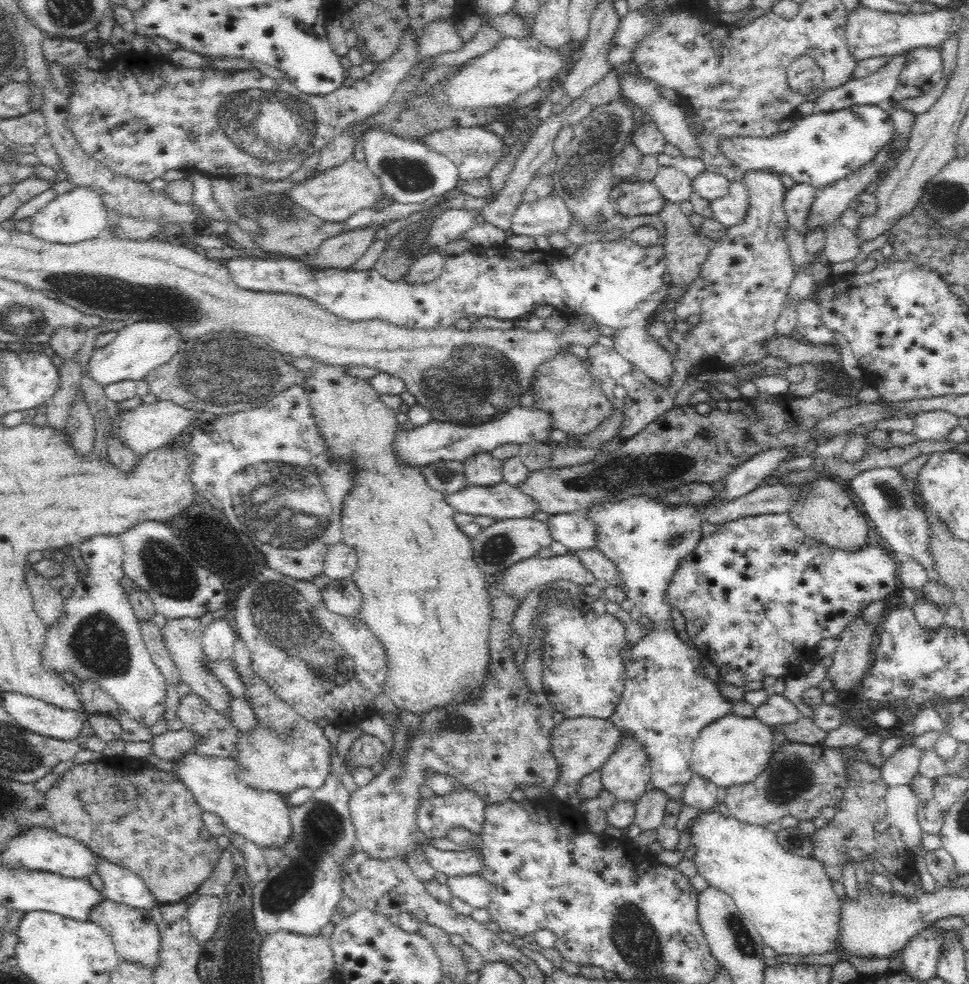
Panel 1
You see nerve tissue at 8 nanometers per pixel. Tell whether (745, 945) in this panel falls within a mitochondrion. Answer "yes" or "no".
yes

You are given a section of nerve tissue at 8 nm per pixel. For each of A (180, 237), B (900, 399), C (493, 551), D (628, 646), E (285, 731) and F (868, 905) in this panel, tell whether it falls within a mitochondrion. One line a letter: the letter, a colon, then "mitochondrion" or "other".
A: other
B: other
C: mitochondrion
D: other
E: mitochondrion
F: mitochondrion

